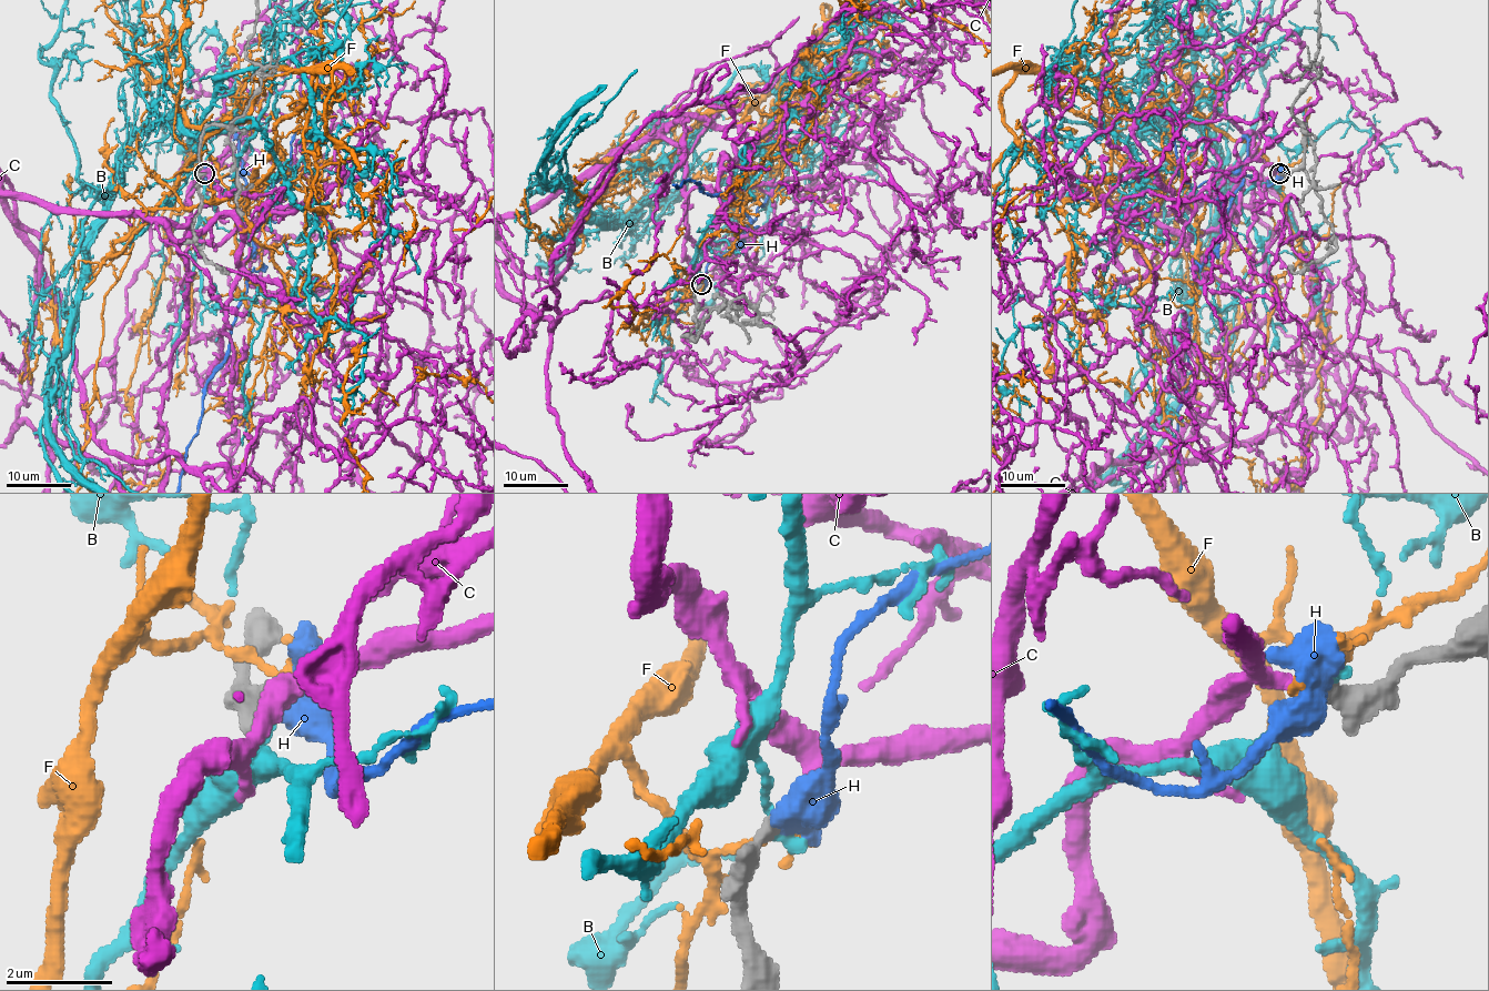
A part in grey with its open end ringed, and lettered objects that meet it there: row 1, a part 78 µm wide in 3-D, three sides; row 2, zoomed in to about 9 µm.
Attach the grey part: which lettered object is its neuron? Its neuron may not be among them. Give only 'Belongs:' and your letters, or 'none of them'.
Belongs: C

